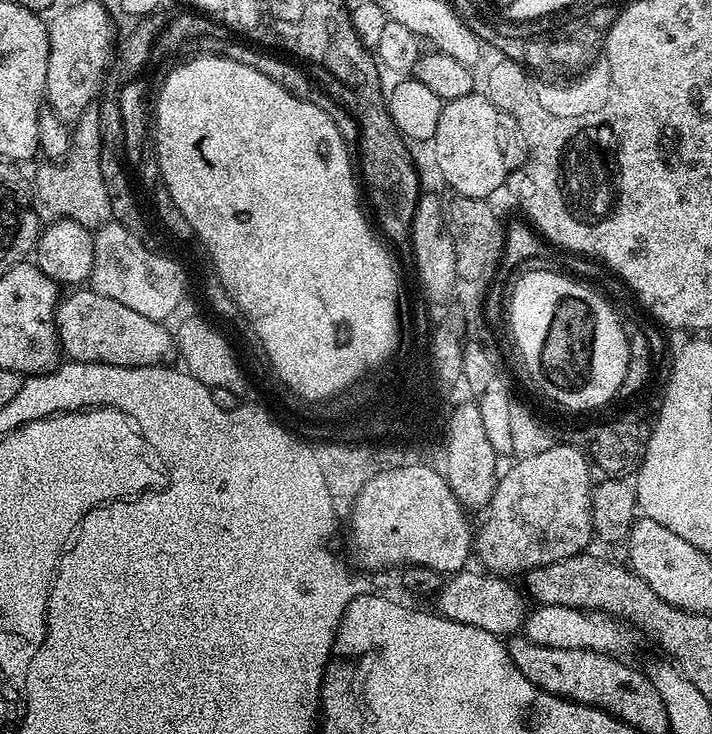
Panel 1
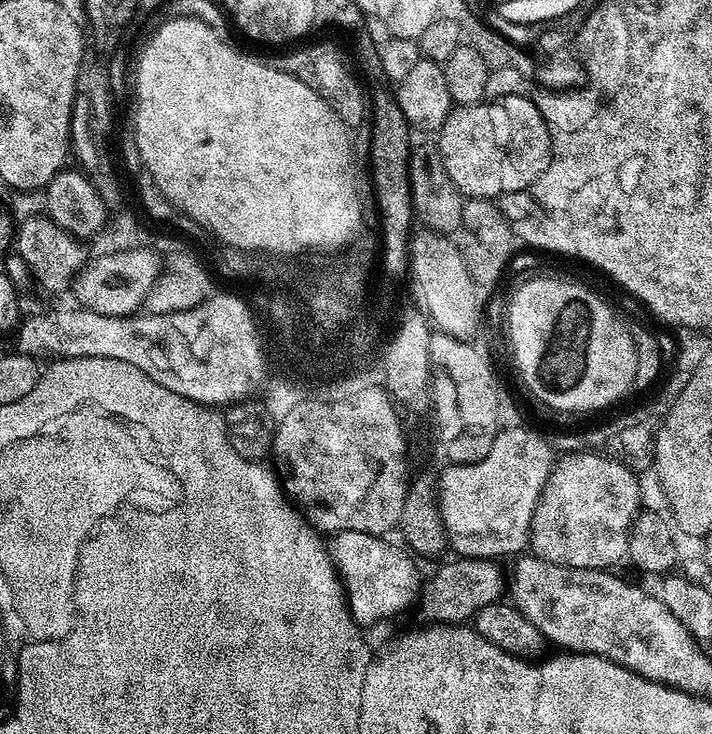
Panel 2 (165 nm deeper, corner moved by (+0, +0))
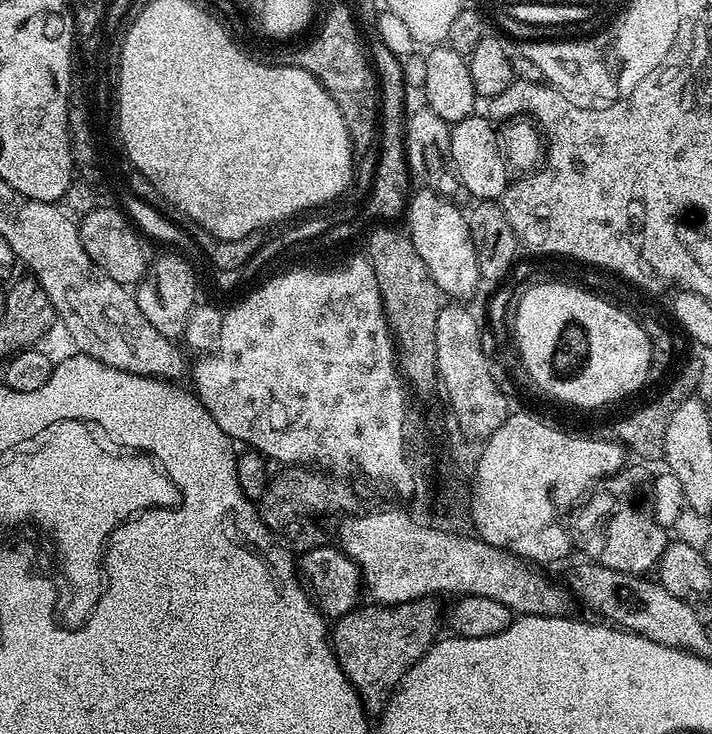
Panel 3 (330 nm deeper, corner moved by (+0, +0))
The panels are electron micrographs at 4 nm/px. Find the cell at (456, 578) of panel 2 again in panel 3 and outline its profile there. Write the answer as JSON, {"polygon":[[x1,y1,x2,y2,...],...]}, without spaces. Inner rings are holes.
{"polygon":[[425,598,401,604,368,602,365,608,357,606,331,625,332,653,359,694,369,717,379,717,396,691,396,685,441,635,442,608,440,612,438,601]]}

